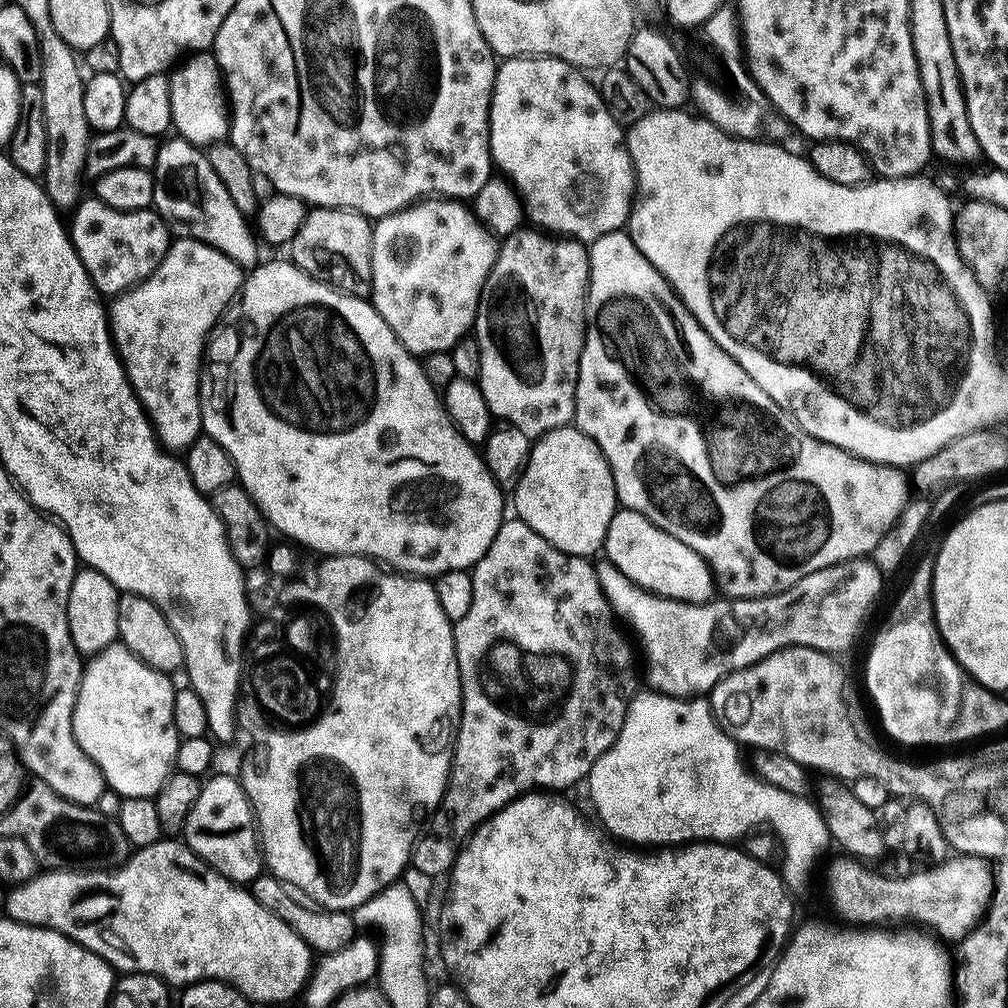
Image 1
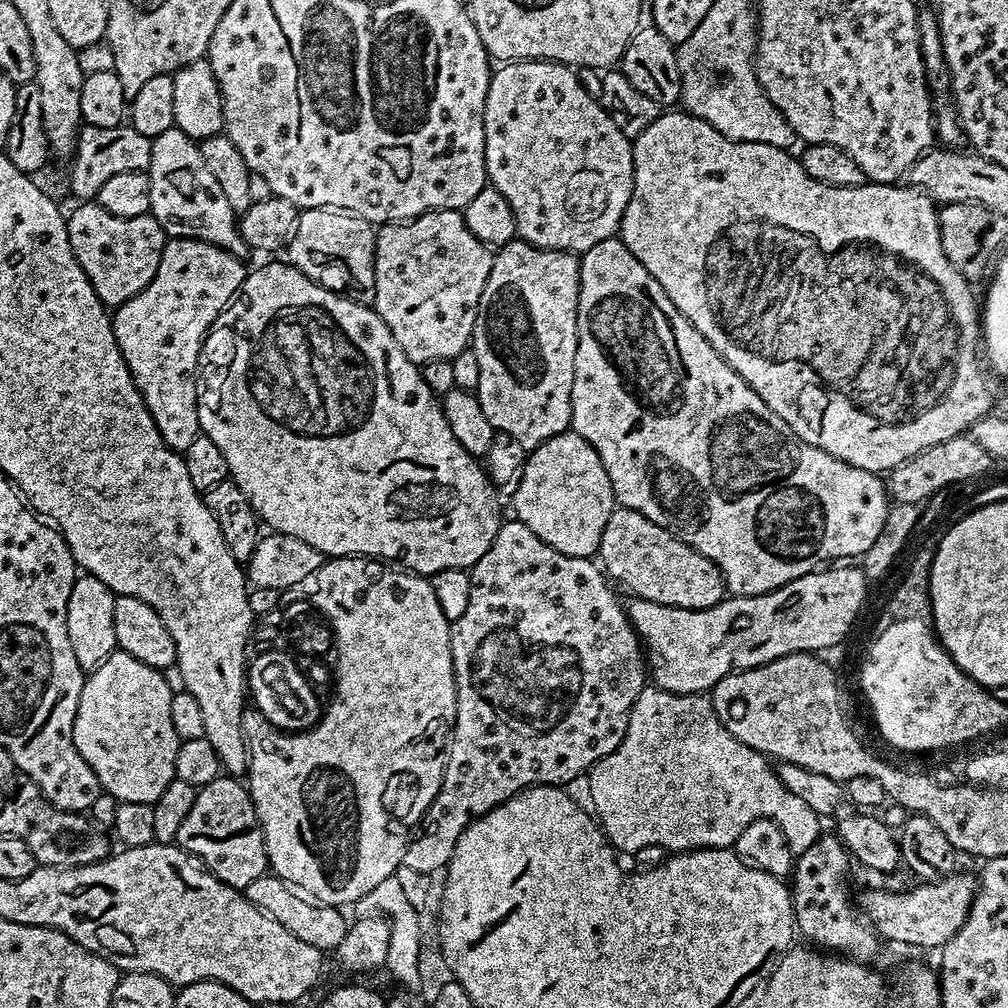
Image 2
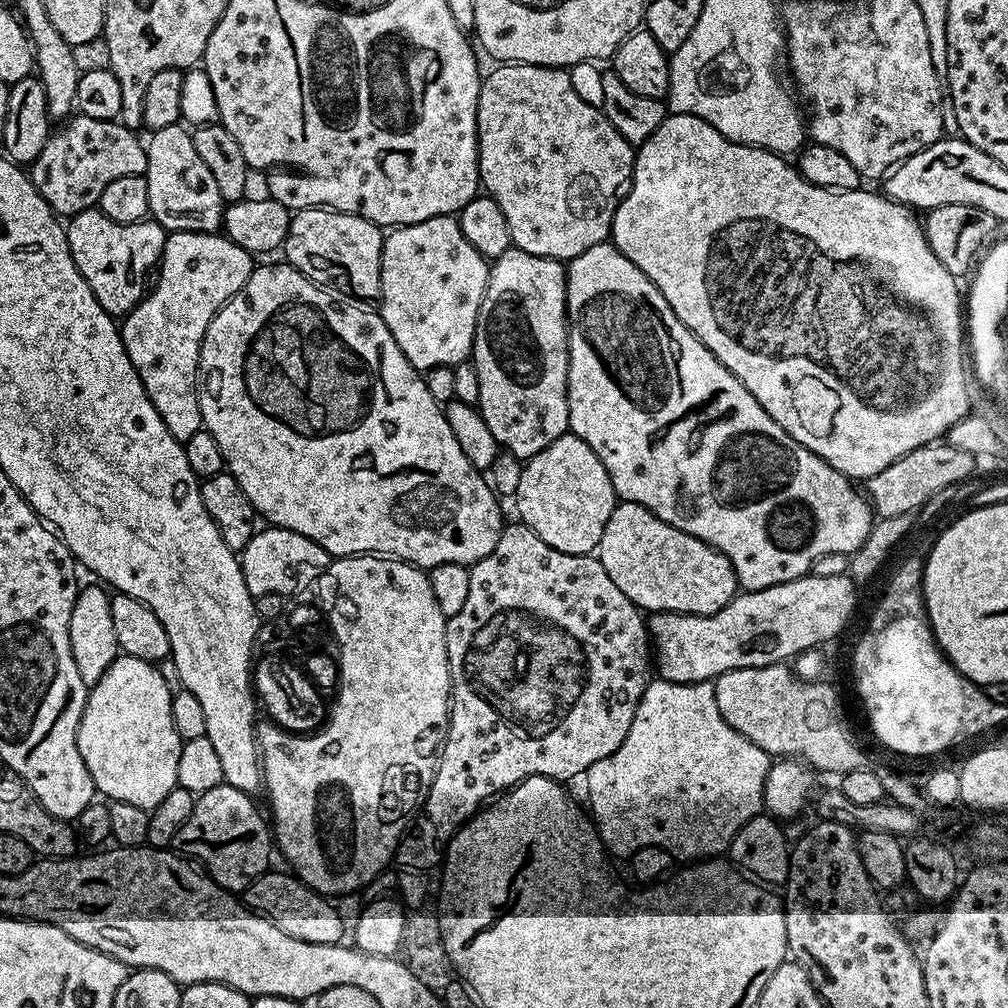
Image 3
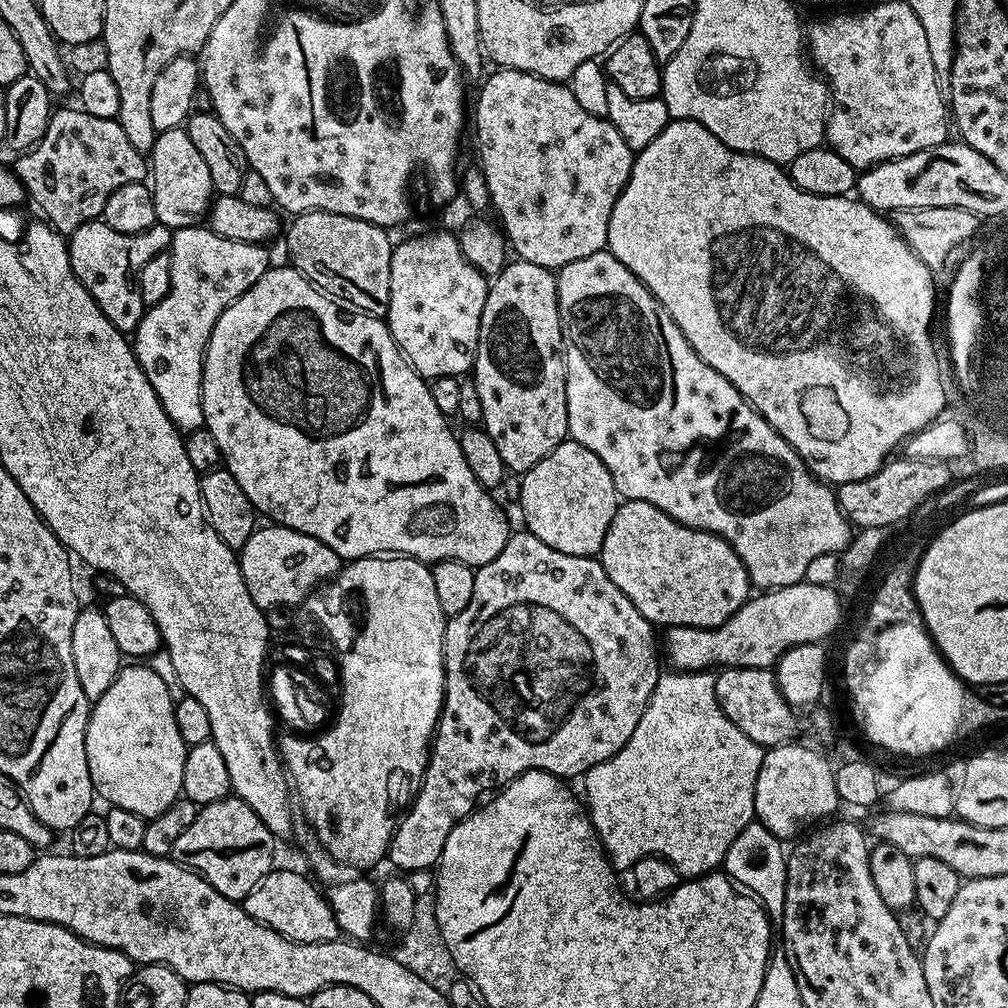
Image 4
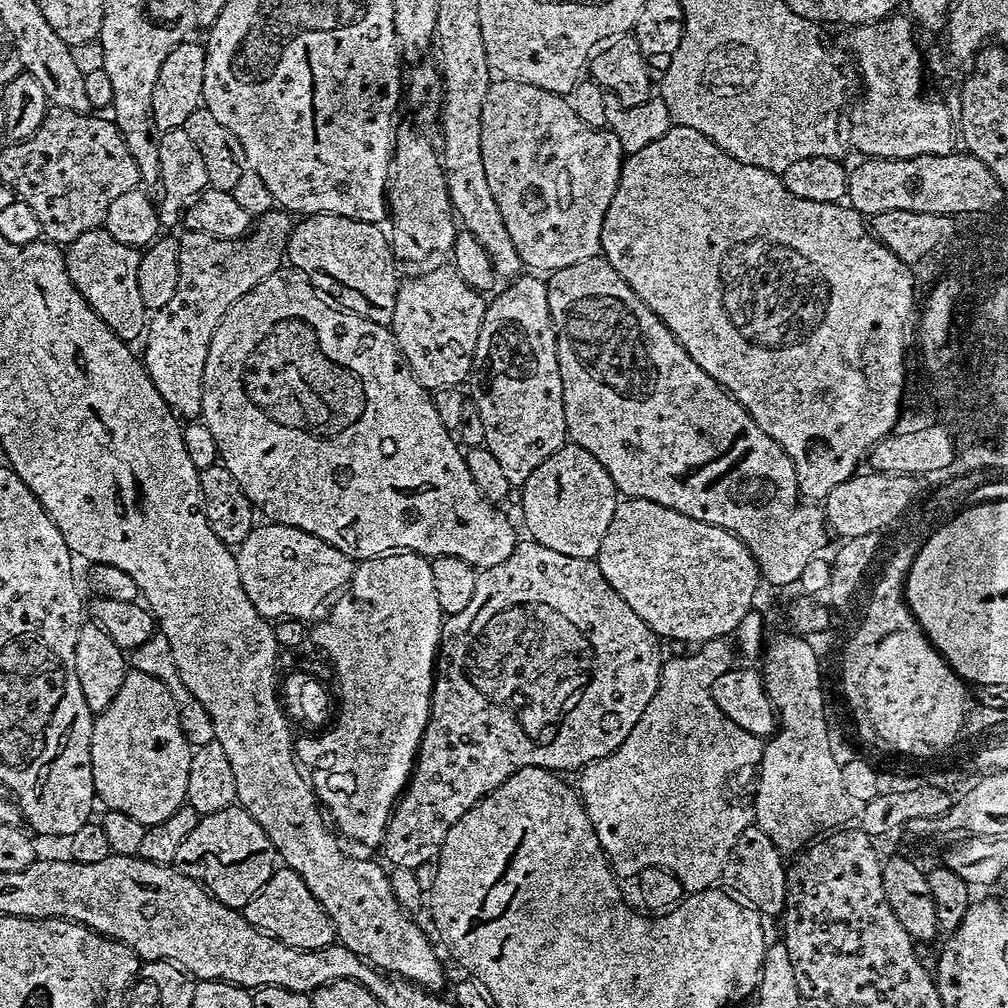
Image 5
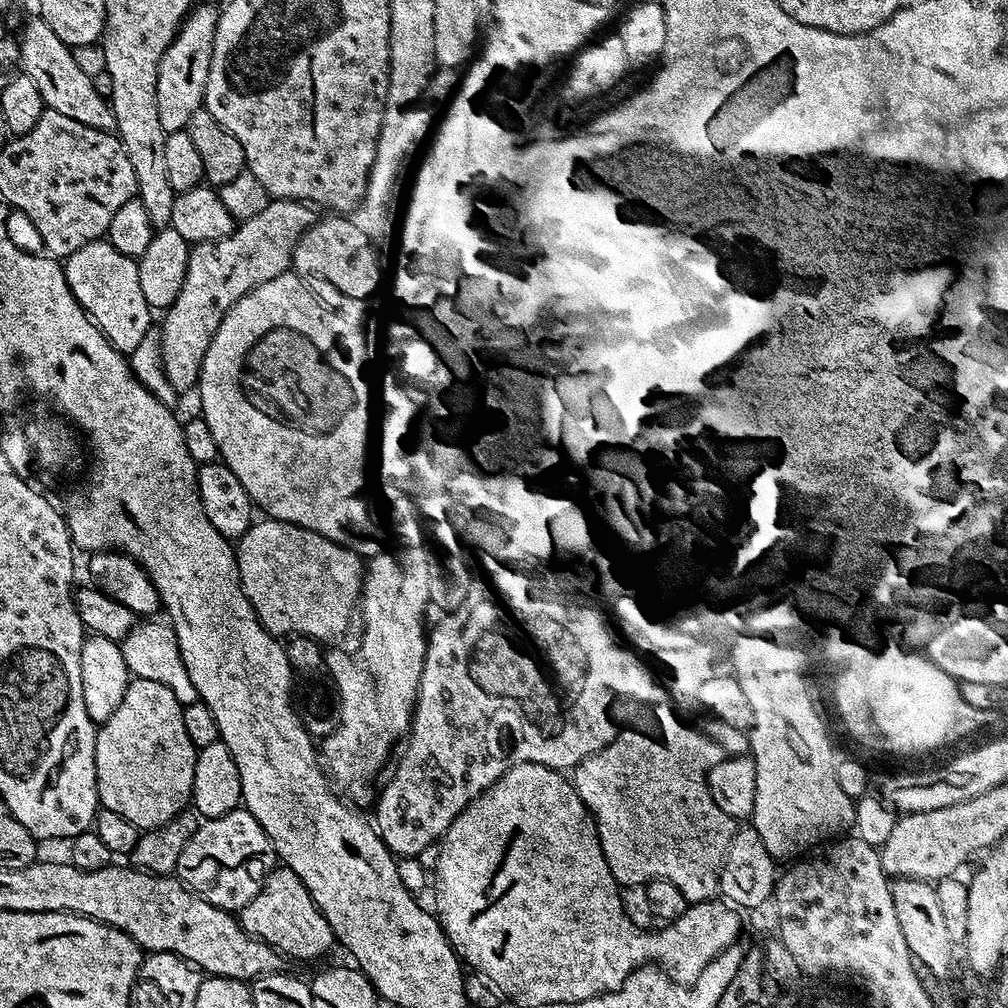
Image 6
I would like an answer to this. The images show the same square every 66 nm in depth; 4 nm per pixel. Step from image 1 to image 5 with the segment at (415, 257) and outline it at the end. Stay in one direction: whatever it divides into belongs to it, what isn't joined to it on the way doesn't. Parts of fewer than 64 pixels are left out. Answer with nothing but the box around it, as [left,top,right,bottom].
[390,266,486,390]

